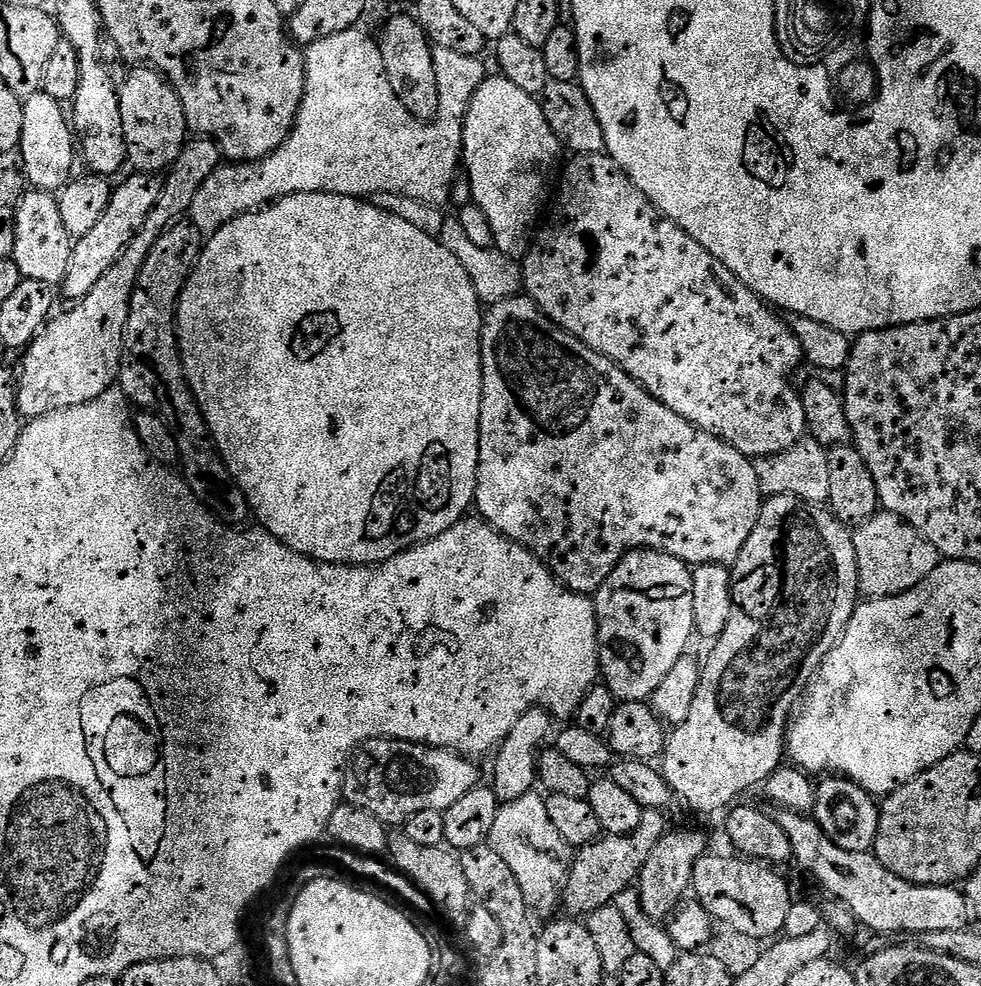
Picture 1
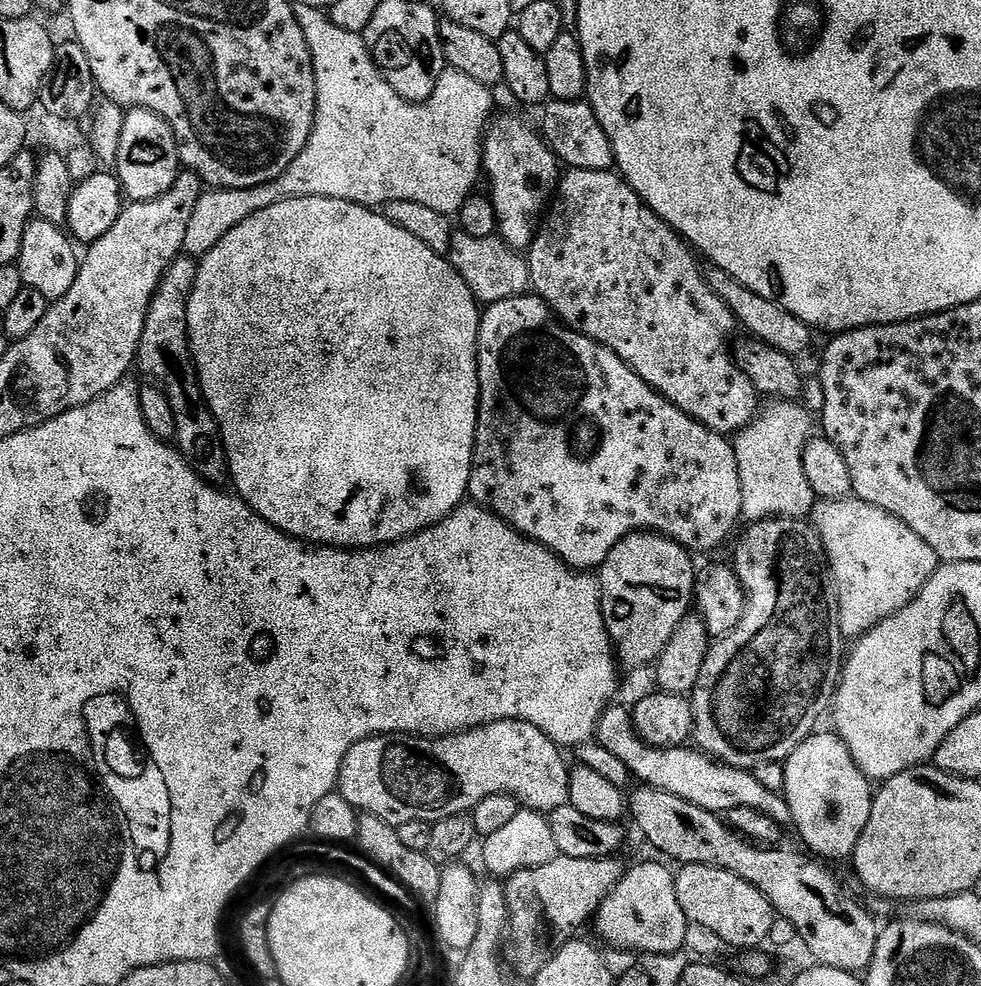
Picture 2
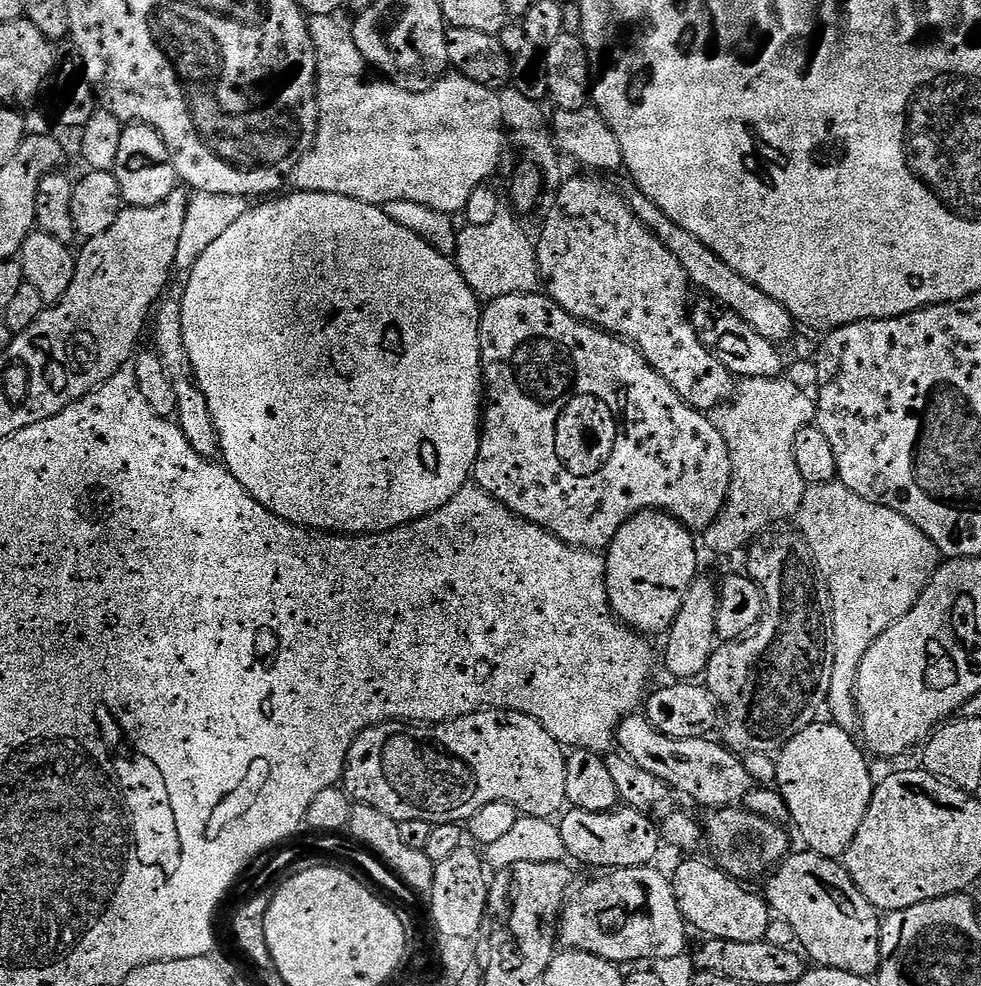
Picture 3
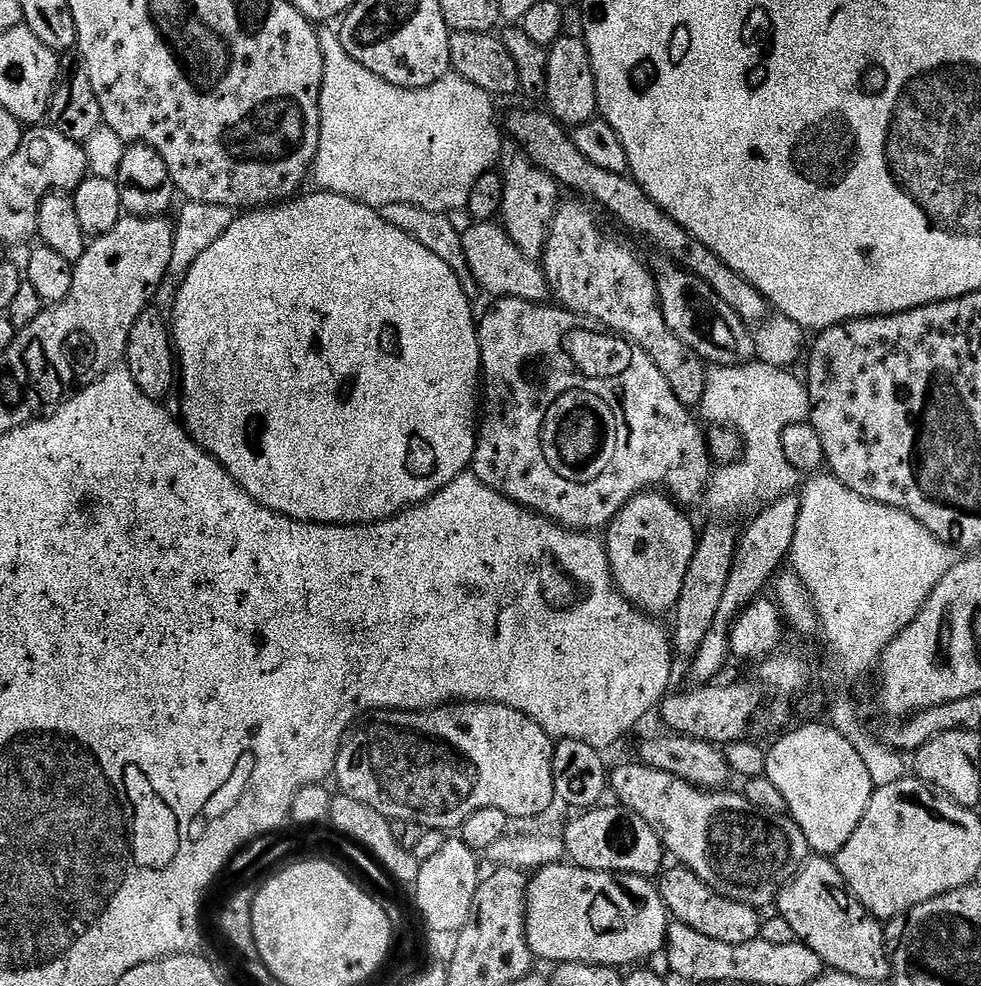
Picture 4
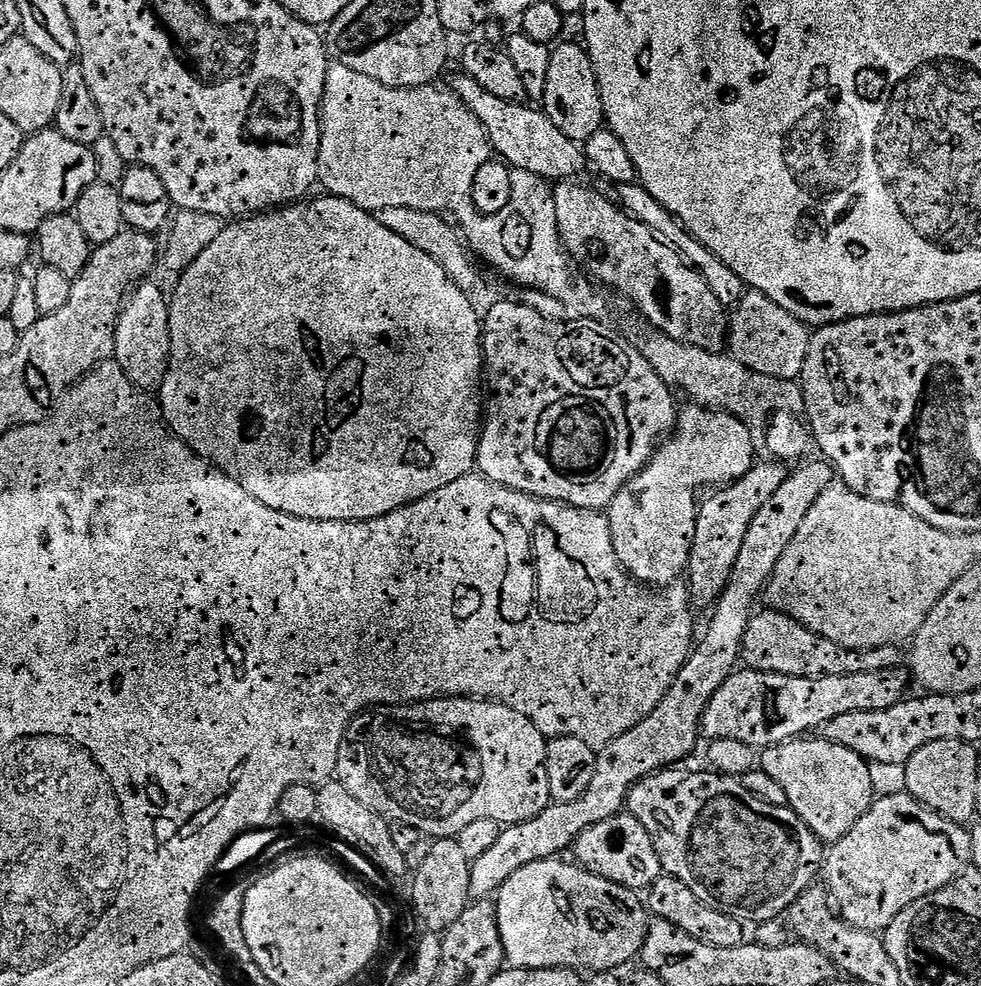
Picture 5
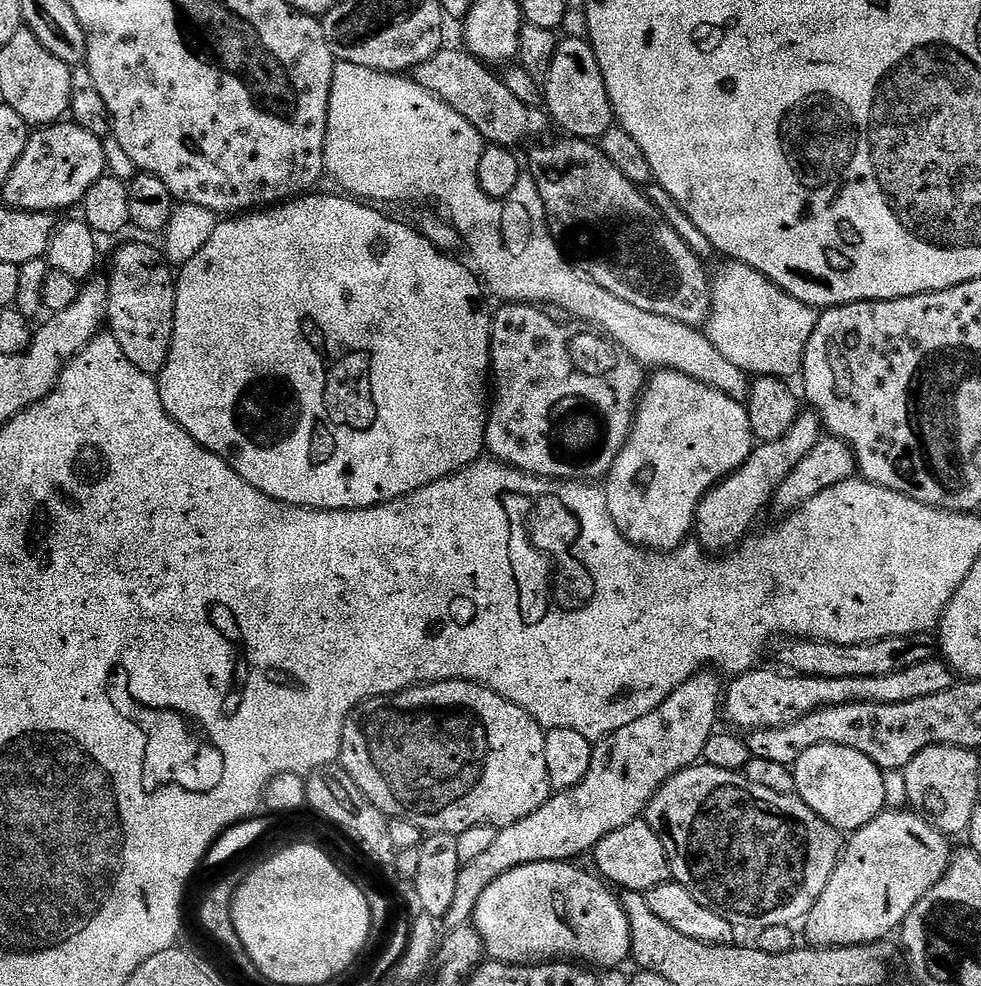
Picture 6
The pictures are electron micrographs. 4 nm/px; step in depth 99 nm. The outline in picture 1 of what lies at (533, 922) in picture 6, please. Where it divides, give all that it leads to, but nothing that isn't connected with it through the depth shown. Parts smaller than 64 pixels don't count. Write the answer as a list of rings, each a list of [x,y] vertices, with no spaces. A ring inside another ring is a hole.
[[[672,832],[665,834],[656,844],[655,850],[650,854],[646,866],[640,871],[638,893],[640,895],[642,910],[648,918],[657,922],[664,922],[668,916],[681,907],[684,892],[689,891],[692,883],[694,866],[706,850],[705,833],[700,832]]]

